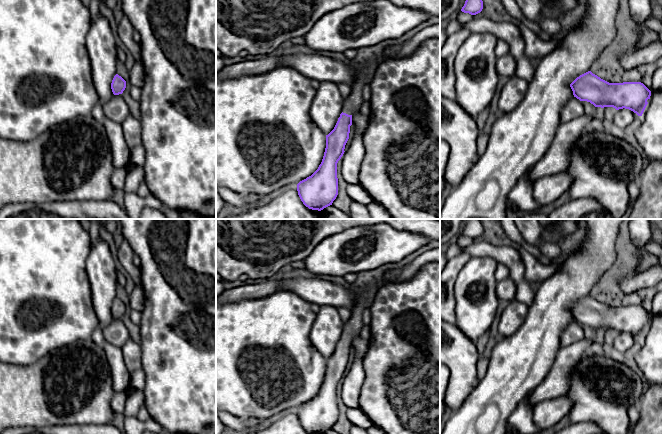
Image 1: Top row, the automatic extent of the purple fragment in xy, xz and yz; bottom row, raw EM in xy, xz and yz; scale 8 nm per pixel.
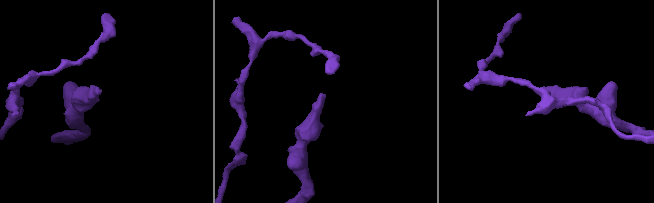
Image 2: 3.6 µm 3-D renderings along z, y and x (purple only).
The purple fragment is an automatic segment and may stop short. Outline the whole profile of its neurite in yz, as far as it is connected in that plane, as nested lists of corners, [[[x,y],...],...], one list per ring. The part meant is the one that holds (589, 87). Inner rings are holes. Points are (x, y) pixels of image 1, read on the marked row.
[[[588,71],[577,77],[570,87],[574,97],[595,107],[629,109],[642,116],[651,91],[641,82],[609,83]]]

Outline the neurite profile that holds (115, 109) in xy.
[[[114,95],[110,100],[103,105],[106,118],[122,124],[122,122],[130,114],[129,108],[123,99],[122,95]]]

